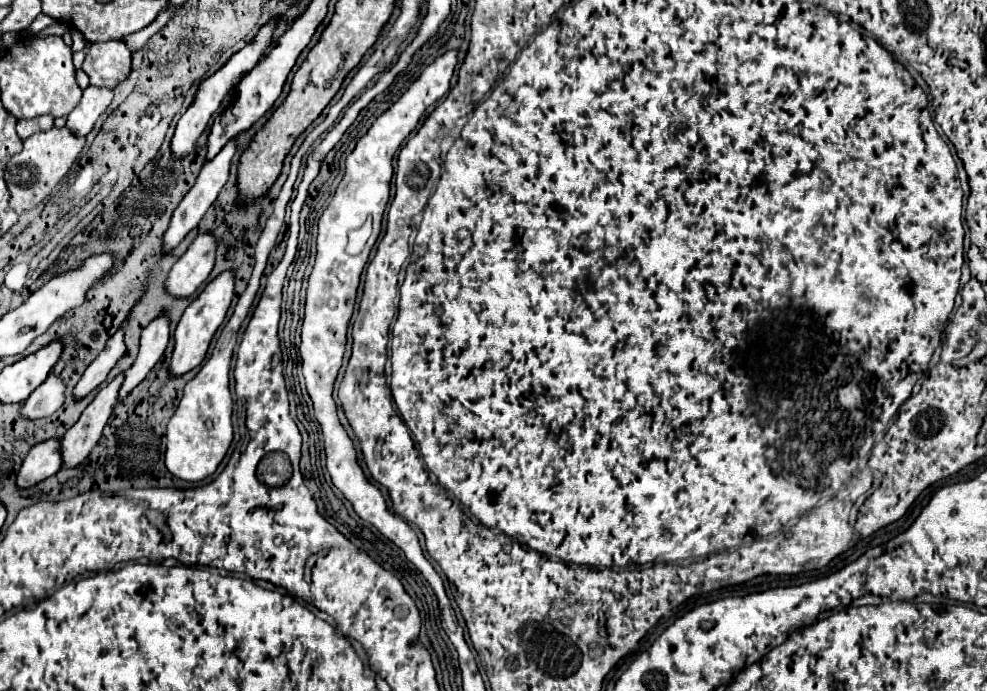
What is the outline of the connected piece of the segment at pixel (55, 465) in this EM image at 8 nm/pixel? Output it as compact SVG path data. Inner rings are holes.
M48 439L44 443L38 443L24 457L22 467L18 469L16 487L18 489L30 489L30 487L38 485L42 479L48 479L50 475L58 473L60 465L62 465L60 441Z

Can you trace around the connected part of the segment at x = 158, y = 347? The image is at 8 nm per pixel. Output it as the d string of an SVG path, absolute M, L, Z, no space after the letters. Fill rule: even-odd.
M160 315L154 319L140 337L140 351L130 369L124 371L124 381L118 393L118 403L126 399L126 395L150 373L150 369L160 361L164 349L168 345L168 317Z

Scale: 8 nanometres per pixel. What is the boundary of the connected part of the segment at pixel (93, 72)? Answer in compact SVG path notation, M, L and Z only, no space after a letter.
M122 41L92 43L86 49L82 69L90 77L90 85L114 89L130 75L130 61L130 49Z

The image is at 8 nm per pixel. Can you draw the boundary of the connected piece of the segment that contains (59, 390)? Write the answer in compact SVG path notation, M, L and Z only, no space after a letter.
M50 375L24 401L20 409L20 417L22 419L44 419L44 417L50 417L54 411L58 411L62 403L64 403L64 383L60 377Z

